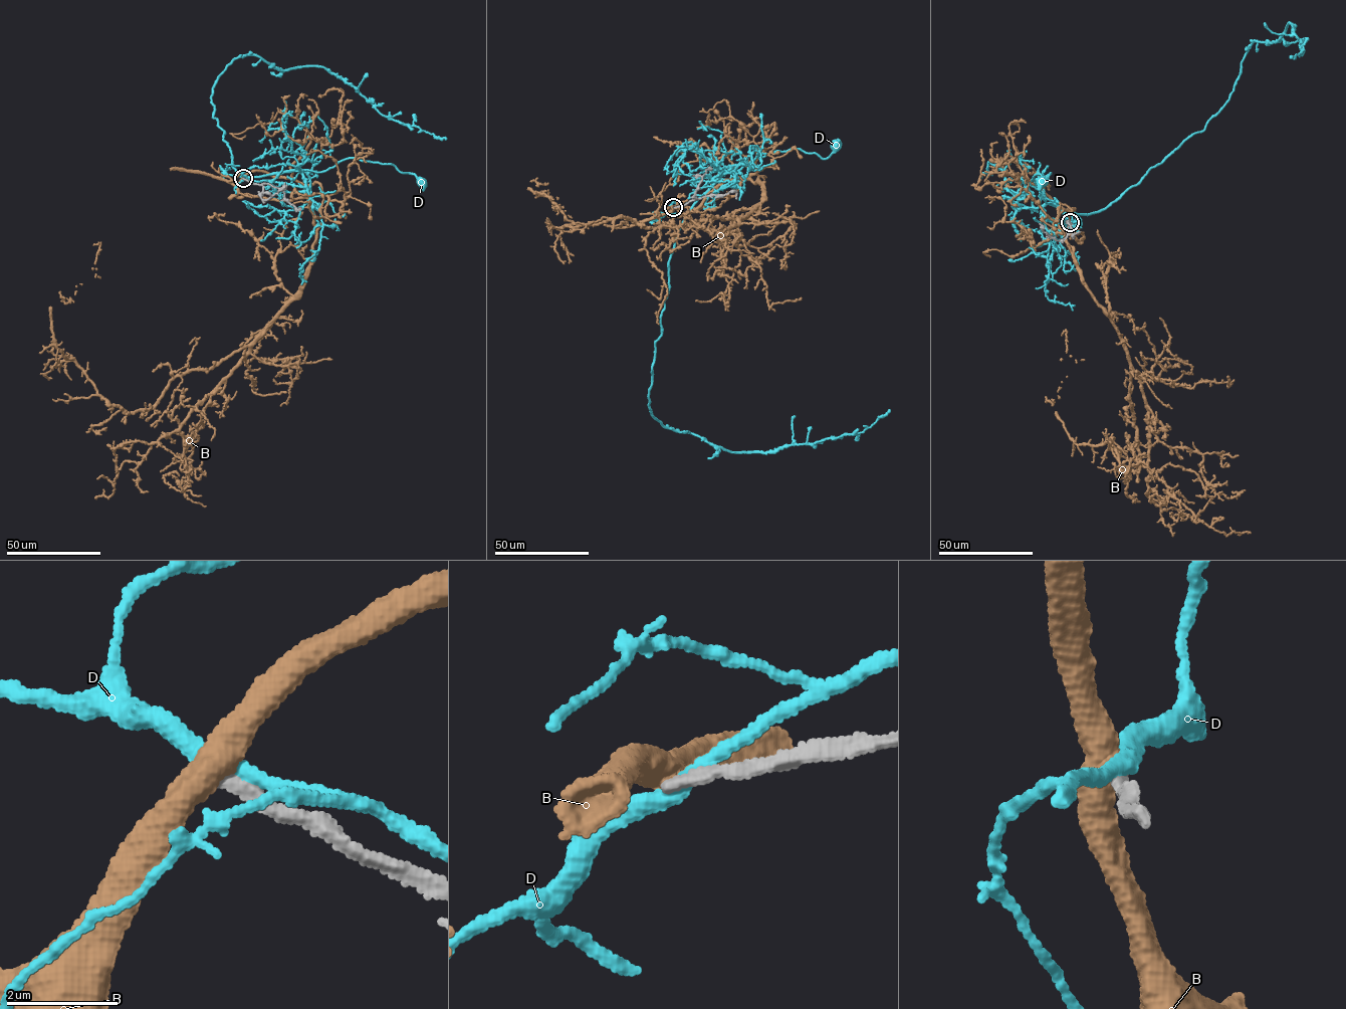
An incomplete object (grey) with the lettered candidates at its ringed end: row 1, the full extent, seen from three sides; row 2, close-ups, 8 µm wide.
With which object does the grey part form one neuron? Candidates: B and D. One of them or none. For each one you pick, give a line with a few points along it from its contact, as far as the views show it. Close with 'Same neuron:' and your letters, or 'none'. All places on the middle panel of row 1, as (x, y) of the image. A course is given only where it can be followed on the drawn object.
Same neuron: none

